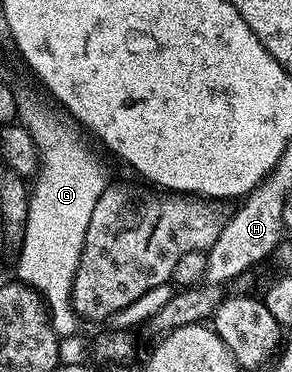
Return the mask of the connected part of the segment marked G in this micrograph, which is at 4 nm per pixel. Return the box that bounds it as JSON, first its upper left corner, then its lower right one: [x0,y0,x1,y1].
[16,111,107,336]

